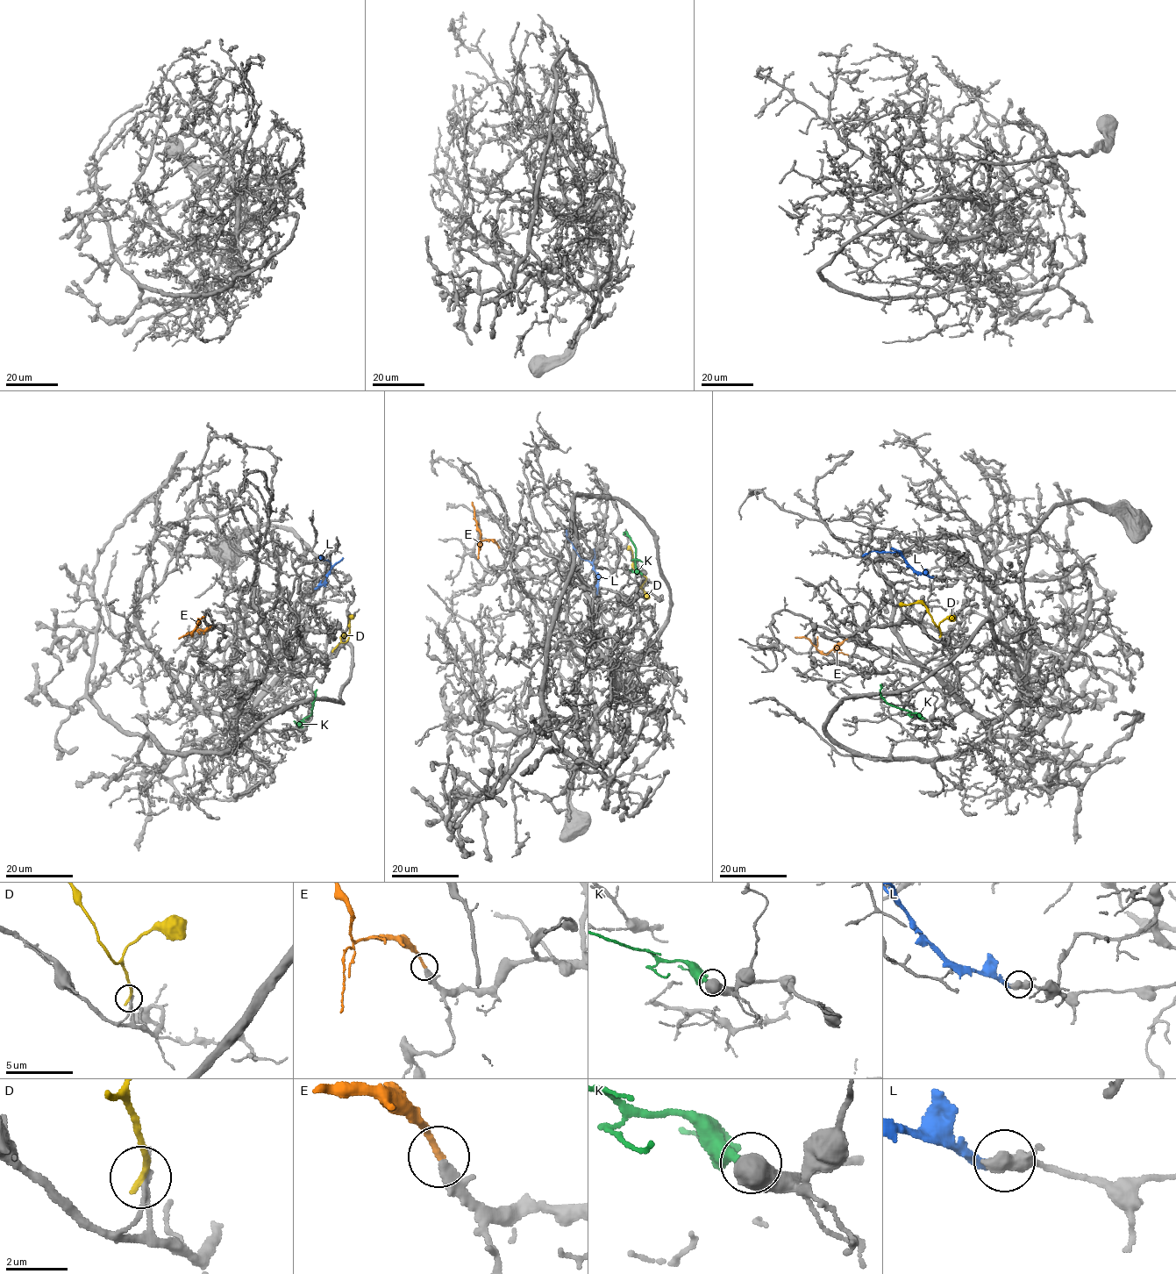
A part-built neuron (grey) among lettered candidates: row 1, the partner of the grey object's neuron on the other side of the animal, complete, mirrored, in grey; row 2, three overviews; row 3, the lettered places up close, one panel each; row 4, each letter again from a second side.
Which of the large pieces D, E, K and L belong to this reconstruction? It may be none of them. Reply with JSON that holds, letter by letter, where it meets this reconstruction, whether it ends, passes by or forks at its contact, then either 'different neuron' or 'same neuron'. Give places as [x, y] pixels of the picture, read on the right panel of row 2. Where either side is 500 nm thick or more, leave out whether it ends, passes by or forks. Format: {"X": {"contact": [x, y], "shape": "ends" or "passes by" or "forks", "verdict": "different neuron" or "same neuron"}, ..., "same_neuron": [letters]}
{"D": {"contact": [940, 635], "shape": "ends", "verdict": "different neuron"}, "E": {"contact": [847, 639], "shape": "ends", "verdict": "same neuron"}, "K": {"contact": [923, 719], "verdict": "different neuron"}, "L": {"contact": [932, 576], "verdict": "different neuron"}, "same_neuron": ["E"]}

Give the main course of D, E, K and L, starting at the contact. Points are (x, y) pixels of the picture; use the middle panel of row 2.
D: (639, 588), (645, 578), (634, 568), (632, 551), (627, 546)
E: (499, 547), (492, 540), (481, 540), (472, 502)
K: (641, 574), (635, 568), (635, 547), (624, 533)
L: (597, 594), (597, 576), (590, 563), (582, 560), (567, 538), (566, 530)

